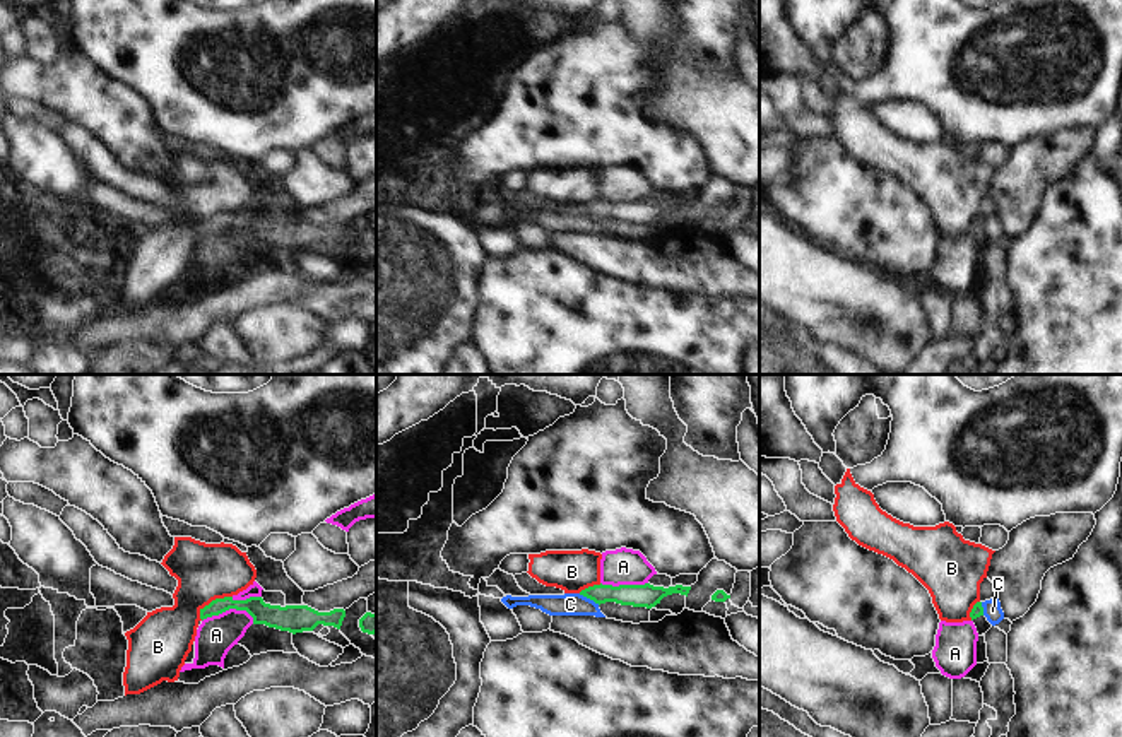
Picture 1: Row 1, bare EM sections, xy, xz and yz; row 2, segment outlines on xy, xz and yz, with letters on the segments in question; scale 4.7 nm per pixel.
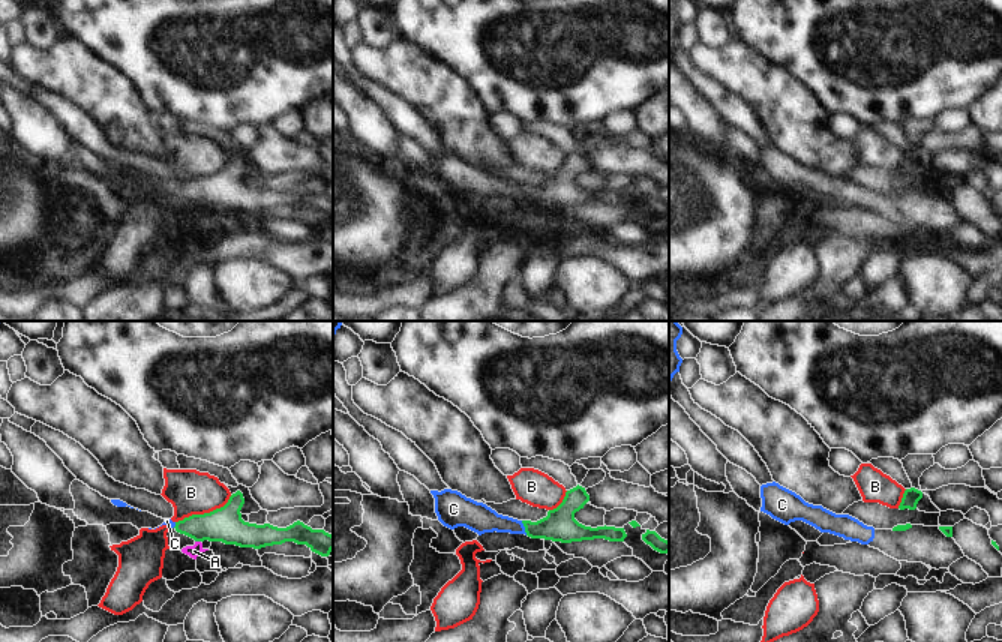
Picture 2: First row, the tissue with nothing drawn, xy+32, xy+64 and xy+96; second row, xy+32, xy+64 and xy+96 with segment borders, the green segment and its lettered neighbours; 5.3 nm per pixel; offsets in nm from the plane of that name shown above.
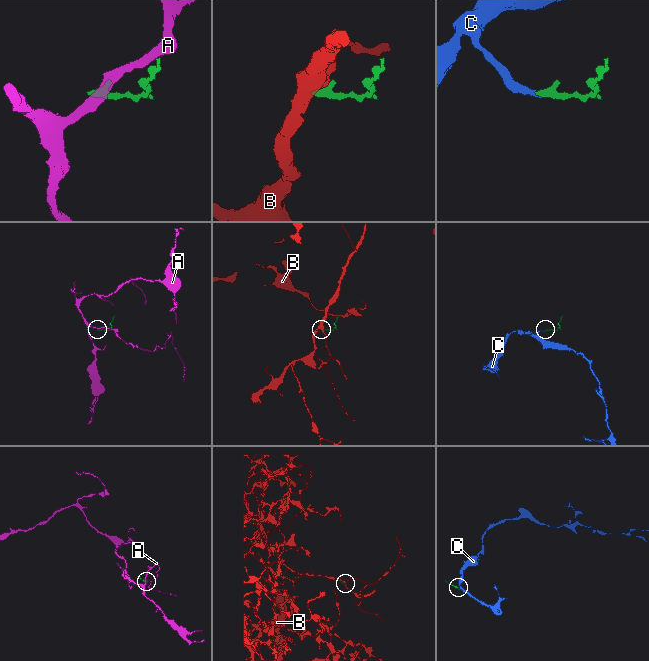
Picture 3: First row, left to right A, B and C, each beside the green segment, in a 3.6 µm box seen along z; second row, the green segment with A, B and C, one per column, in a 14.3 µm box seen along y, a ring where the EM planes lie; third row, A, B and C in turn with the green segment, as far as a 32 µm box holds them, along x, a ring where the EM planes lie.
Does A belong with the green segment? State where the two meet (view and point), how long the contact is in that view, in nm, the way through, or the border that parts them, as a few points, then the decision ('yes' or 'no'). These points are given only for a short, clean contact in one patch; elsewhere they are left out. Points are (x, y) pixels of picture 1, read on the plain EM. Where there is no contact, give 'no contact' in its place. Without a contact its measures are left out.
contact xy (228, 226); length 240 nm; border xy (253, 235), (245, 228), (226, 226), (202, 238); no

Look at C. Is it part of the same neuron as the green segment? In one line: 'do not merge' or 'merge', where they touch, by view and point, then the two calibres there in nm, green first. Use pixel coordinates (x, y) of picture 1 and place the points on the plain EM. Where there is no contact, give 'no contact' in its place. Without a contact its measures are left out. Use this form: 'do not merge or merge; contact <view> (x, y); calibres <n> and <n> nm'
do not merge; contact xz (589, 214); calibres 110 and 110 nm

